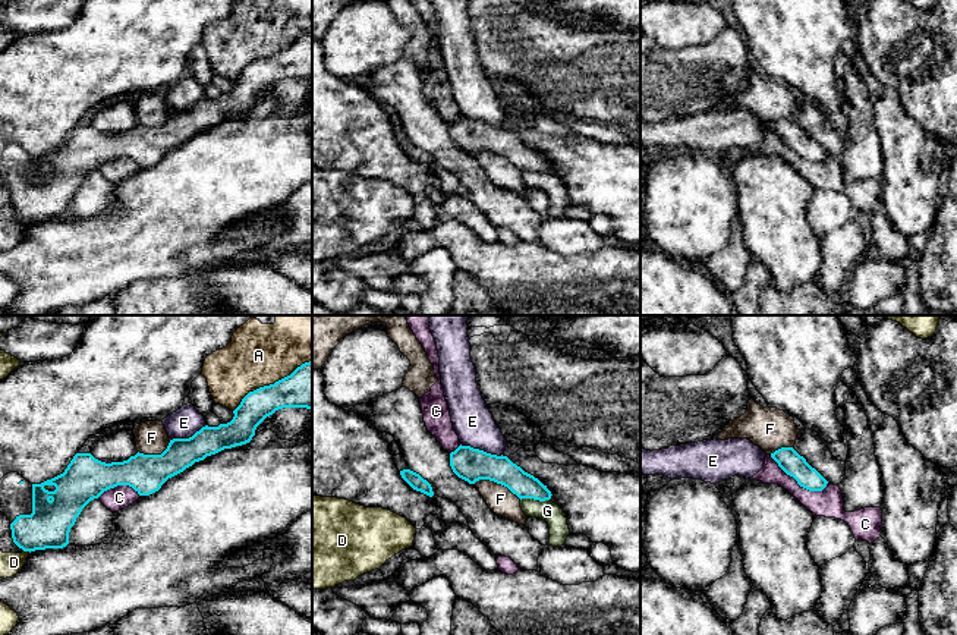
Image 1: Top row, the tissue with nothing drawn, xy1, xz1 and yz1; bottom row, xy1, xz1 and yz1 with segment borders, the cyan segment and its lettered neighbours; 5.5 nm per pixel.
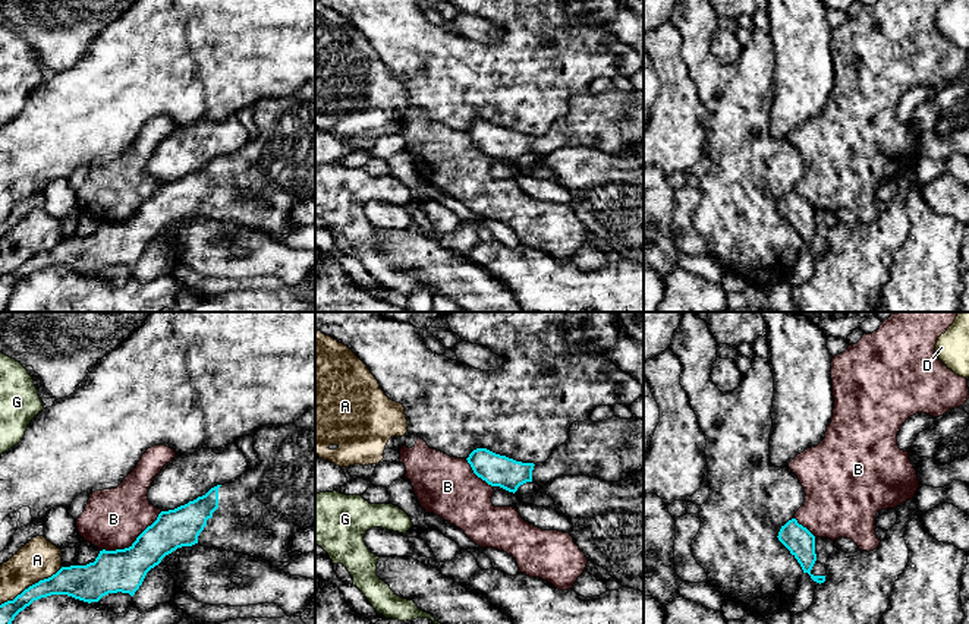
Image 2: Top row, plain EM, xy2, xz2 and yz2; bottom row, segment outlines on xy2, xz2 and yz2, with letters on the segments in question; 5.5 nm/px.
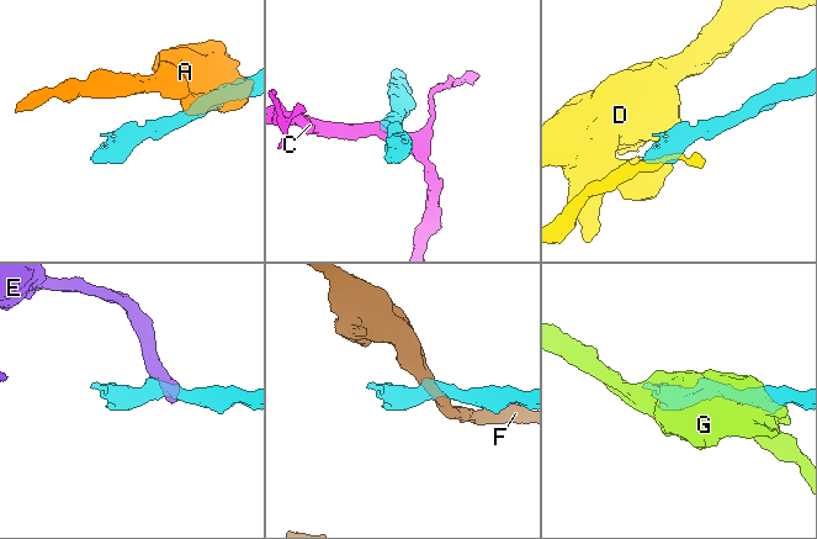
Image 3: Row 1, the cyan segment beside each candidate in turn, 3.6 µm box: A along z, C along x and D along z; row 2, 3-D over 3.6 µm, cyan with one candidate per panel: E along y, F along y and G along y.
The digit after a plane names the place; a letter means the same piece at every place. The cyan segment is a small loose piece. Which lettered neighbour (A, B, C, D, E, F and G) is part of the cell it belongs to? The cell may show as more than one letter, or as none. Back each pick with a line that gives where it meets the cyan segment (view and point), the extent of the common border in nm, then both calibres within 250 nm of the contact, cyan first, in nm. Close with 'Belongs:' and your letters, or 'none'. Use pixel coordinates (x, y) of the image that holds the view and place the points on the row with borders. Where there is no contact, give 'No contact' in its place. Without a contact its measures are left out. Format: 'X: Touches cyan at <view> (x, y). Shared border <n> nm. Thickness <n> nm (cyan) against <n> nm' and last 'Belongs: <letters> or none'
Belongs: none

